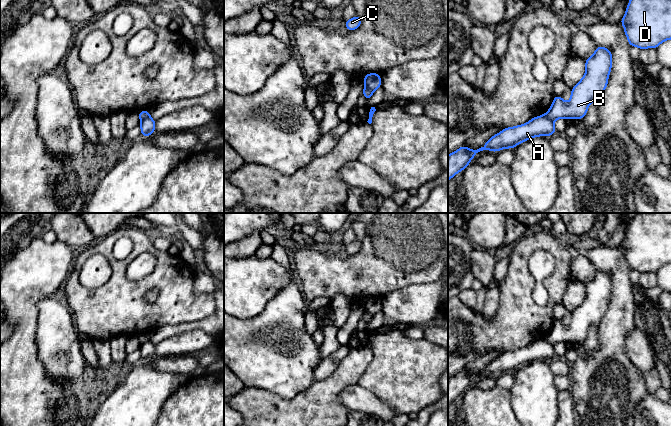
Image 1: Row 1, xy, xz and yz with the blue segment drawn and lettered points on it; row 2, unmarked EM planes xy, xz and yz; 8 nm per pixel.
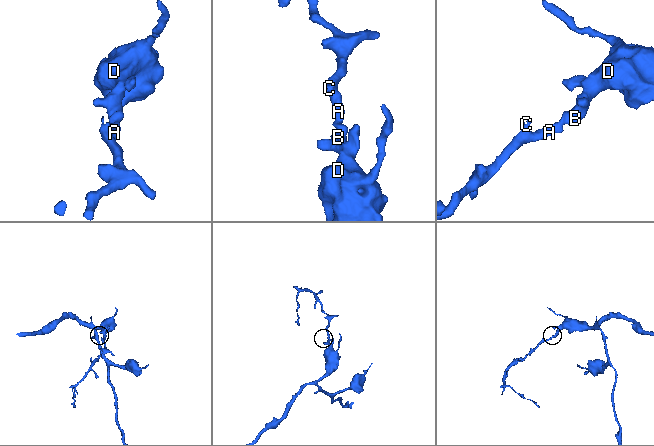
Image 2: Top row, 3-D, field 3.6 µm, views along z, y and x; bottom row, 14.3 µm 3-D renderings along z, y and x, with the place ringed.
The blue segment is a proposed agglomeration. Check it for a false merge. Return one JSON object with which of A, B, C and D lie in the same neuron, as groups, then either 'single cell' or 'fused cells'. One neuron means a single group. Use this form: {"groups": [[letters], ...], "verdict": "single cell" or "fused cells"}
{"groups": [["A", "C"], ["B", "D"]], "verdict": "fused cells"}

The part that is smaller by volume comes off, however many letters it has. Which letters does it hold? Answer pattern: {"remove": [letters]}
{"remove": ["A", "C"]}

